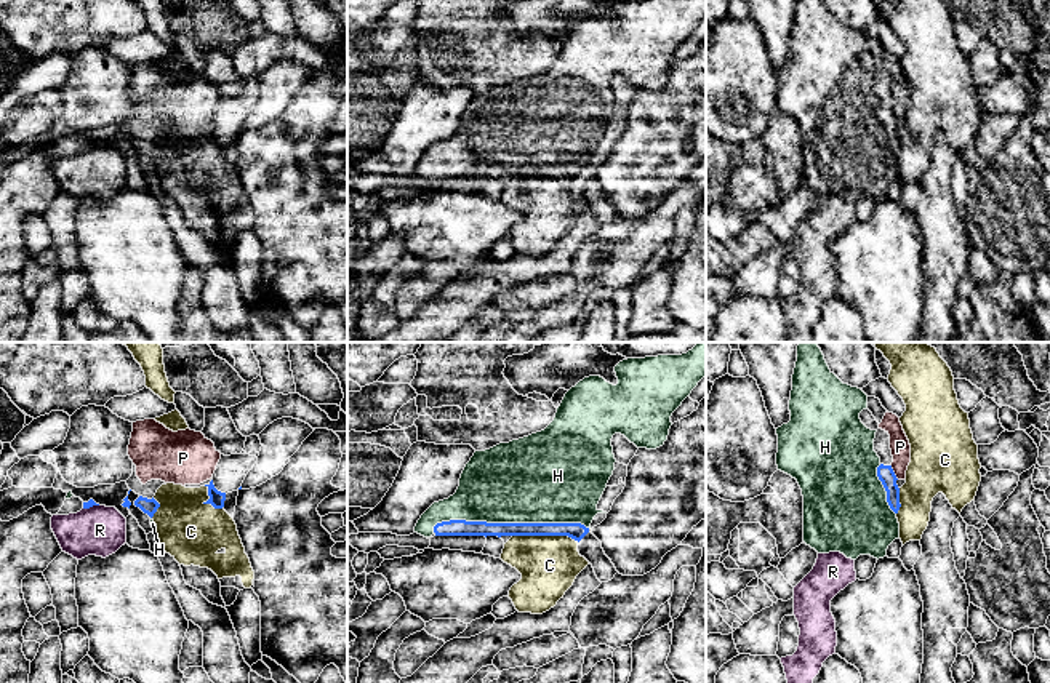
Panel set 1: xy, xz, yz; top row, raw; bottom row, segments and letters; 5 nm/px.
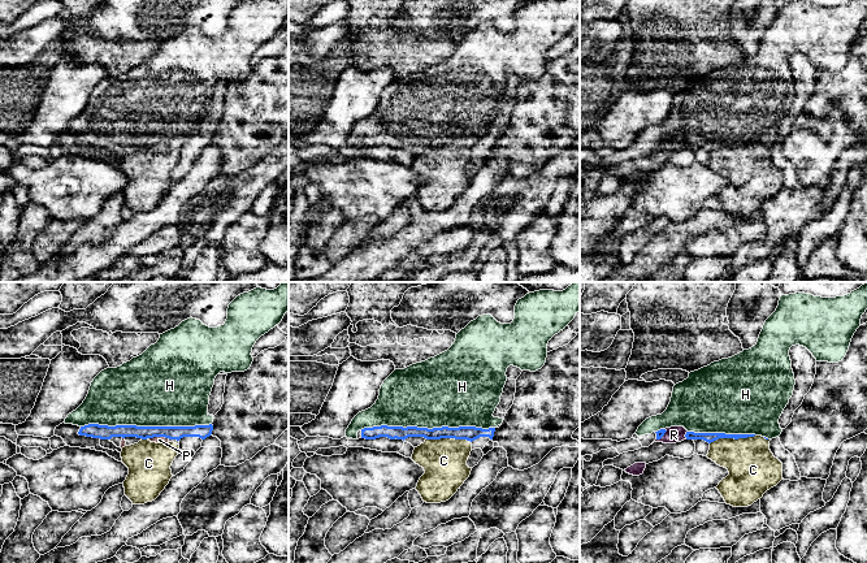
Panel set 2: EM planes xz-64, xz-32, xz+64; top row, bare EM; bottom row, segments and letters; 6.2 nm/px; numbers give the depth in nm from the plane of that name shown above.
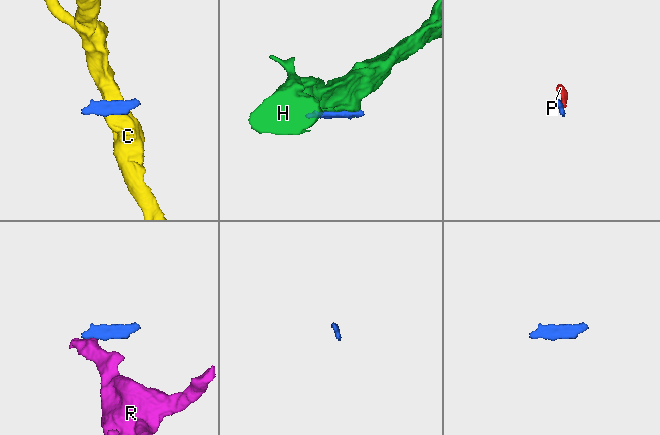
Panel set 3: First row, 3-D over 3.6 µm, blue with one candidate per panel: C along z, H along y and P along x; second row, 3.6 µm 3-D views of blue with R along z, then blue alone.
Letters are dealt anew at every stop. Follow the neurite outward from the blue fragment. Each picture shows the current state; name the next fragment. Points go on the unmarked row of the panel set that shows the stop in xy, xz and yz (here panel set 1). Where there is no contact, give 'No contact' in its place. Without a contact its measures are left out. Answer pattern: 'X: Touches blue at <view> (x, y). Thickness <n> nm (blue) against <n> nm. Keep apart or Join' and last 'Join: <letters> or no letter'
C: Touches blue at xz (543, 176). Thickness 90 nm (blue) against 300 nm. Keep apart
H: Touches blue at xz (509, 165). Thickness 80 nm (blue) against 440 nm. Join
P: Touches blue at yz (893, 114). Thickness 90 nm (blue) against 100 nm. Join
R: Touches blue at xy (90, 147). Thickness 40 nm (blue) against 240 nm. Keep apart
Join: H, P

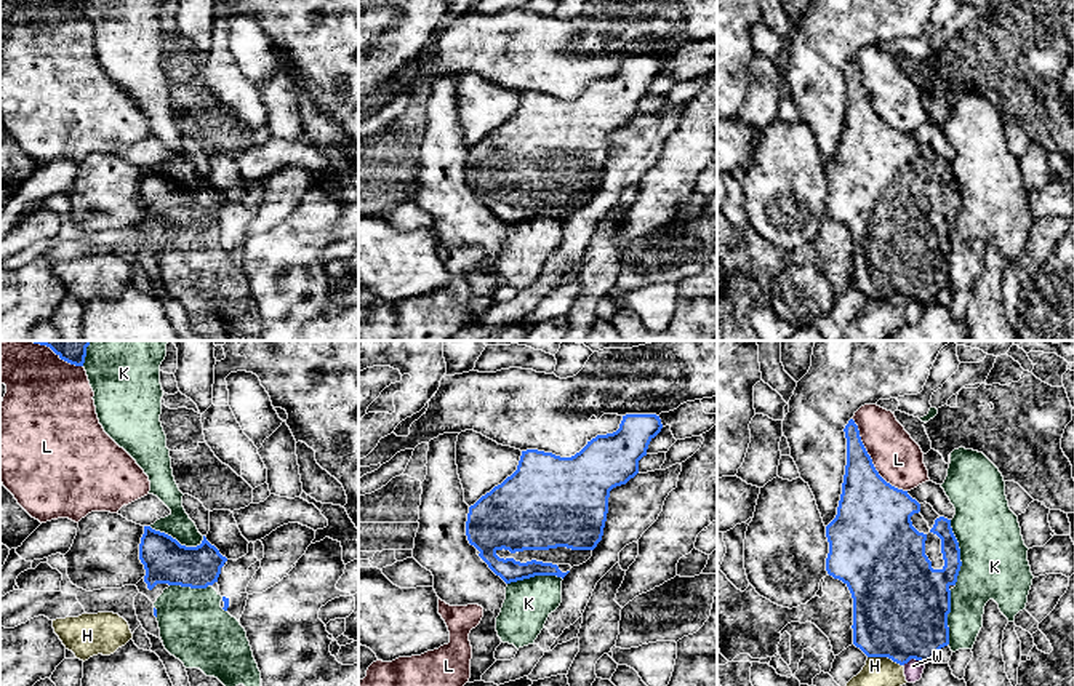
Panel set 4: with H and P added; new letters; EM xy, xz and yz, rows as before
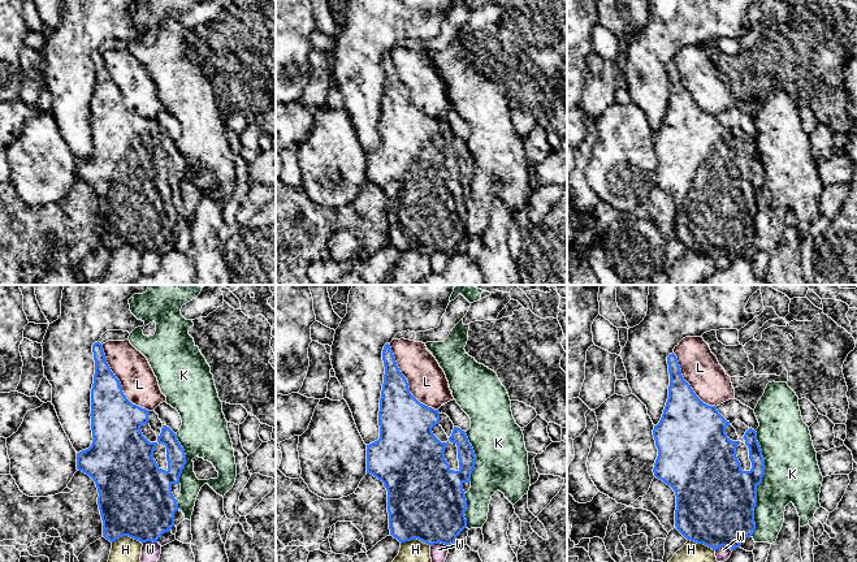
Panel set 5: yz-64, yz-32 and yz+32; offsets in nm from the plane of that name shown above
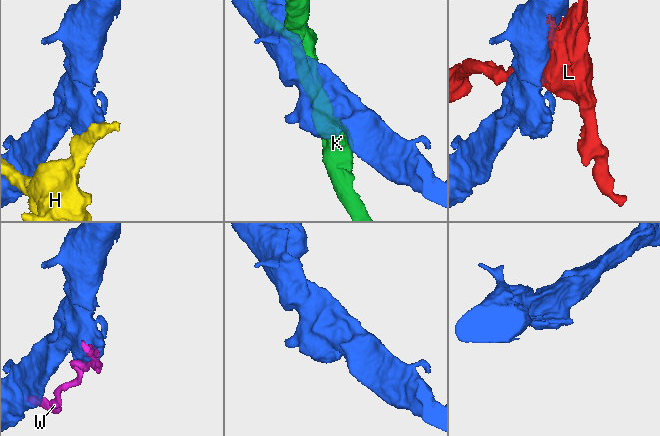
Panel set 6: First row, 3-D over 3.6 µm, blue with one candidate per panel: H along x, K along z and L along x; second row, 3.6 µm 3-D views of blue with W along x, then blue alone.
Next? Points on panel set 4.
H: Touches blue at yz (885, 298). Thickness 480 nm (blue) against 220 nm. Keep apart
K: Touches blue at yz (959, 194). Thickness 220 nm (blue) against 340 nm. Keep apart
L: Touches blue at yz (871, 101). Thickness 320 nm (blue) against 240 nm. Keep apart
W: Touches blue at yz (914, 299). Thickness 480 nm (blue) against 100 nm. Keep apart
Join: no letter

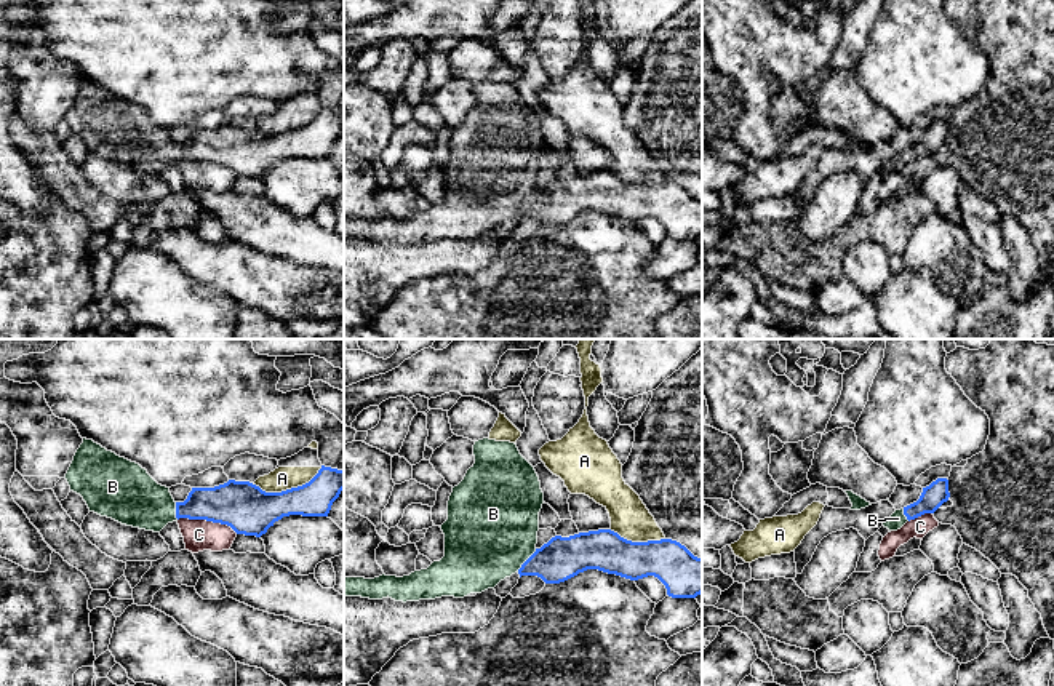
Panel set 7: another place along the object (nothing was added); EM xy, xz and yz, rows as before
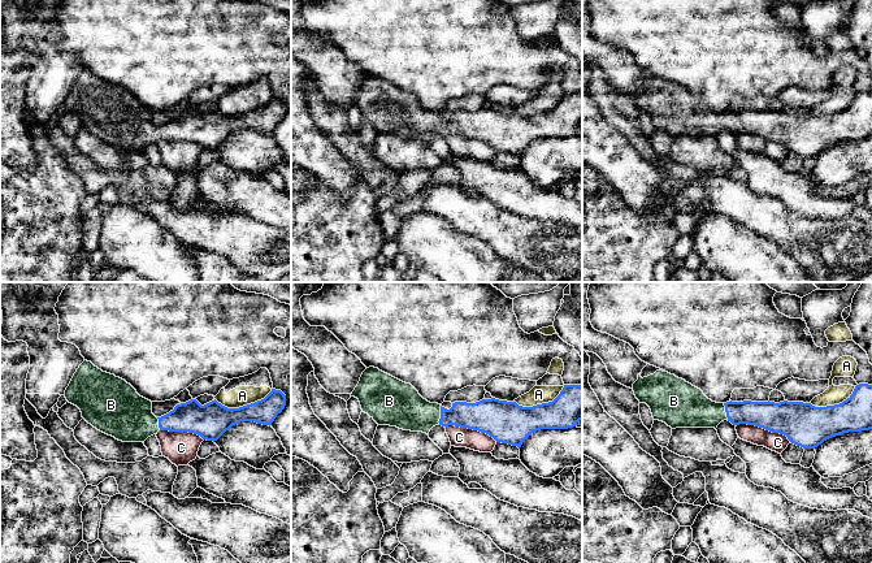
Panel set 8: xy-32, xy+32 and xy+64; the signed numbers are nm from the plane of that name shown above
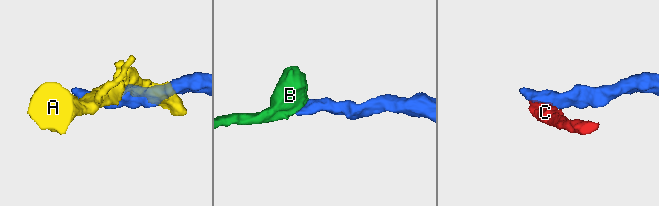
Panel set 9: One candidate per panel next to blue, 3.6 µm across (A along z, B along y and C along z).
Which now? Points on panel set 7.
A: Touches blue at xy (287, 131). Thickness 240 nm (blue) against 120 nm. Keep apart
B: Touches blue at xz (526, 202). Thickness 220 nm (blue) against 460 nm. Join
C: Touches blue at xy (208, 162). Thickness 240 nm (blue) against 160 nm. Keep apart
Join: B

